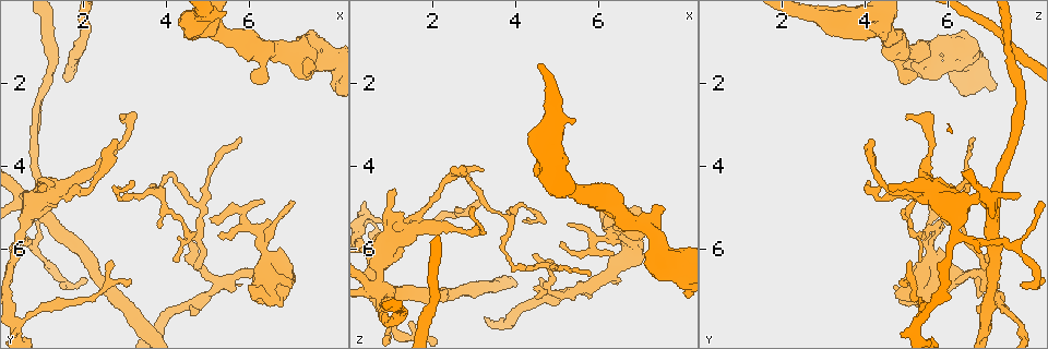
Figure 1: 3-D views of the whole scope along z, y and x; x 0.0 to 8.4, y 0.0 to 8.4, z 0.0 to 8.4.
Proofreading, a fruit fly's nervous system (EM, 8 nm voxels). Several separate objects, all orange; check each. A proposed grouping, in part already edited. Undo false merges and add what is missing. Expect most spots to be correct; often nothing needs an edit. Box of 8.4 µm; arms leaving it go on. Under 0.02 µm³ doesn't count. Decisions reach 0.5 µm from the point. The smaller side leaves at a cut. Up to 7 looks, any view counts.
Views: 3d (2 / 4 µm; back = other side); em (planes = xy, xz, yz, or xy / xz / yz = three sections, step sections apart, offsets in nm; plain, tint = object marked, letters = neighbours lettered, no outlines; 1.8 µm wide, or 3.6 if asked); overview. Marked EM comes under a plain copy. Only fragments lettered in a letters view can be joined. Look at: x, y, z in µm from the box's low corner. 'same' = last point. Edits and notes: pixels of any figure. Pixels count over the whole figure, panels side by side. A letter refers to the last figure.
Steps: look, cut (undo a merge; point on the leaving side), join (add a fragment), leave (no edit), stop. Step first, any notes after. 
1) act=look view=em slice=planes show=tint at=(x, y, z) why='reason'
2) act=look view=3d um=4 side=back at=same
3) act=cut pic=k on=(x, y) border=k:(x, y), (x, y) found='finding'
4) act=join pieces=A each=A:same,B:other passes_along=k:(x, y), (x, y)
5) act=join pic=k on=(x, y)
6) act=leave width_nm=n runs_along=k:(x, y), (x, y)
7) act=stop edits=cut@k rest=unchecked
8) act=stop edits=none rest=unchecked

act=look view=em slice=xy step=16 show=letters at=(6.30, 5.90, 5.60) why='arms part here'

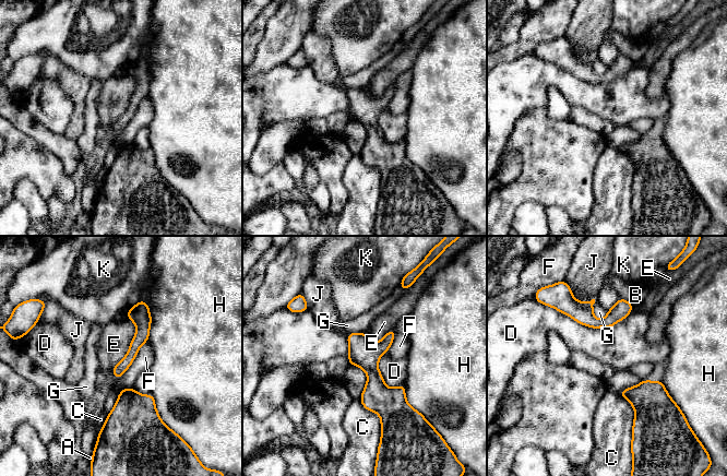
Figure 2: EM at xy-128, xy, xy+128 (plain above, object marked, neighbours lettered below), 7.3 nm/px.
act=leave each=A:other,B:other,C:other,D:other,E:other,F:other,G:other,H:other,J:other,K:other runs_along=2:(353, 335), (388, 419) found='continuous, no second neuron'

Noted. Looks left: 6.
act=look view=3d um=2 side=back at=(0.70, 4.75, 7.00) why='four or more arms meet'

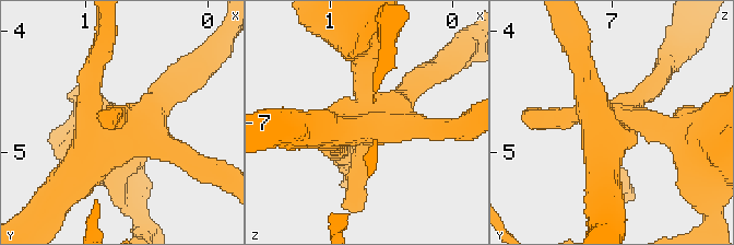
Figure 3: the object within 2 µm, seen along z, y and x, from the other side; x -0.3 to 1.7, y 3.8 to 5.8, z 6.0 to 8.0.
act=look view=em um=3.6 slice=planes show=tint at=(0.70, 4.78, 7.00) why='shape alone is not enough'

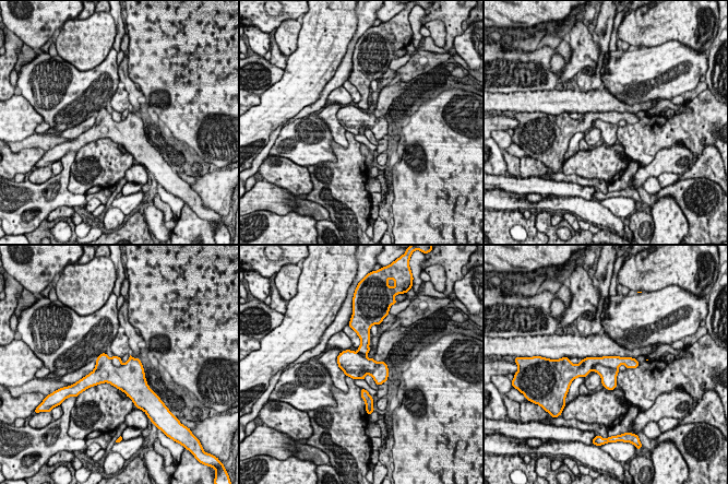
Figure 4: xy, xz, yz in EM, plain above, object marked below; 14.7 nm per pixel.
act=look view=em um=3.6 slice=planes show=letters at=same

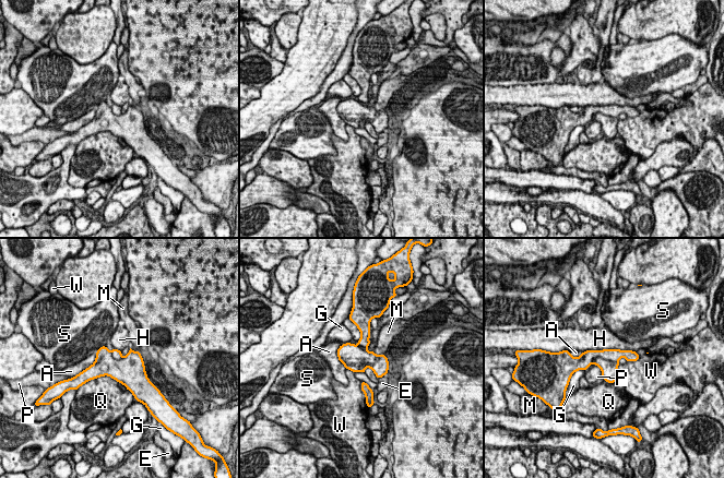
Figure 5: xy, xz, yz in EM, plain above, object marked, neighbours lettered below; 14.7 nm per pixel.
act=leave width_nm=320 longest_contact=H:800nm each=A:other,E:other,G:other,H:other,M:other,P:other,Q:other,S:other,W:other found='one neuron here'

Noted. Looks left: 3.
act=look view=3d um=2 at=(5.15, 0.60, 4.45) why='sudden change in width'

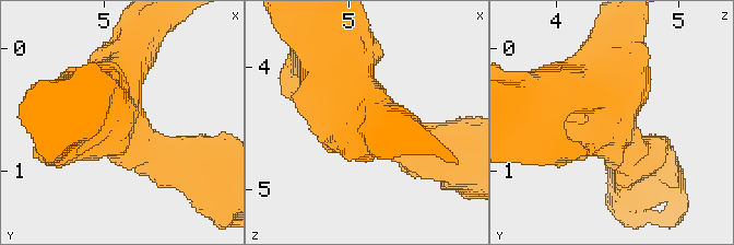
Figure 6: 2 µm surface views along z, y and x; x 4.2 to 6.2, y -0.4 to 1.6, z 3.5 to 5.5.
act=look view=em slice=planes show=tint at=(5.20, 0.66, 4.42)

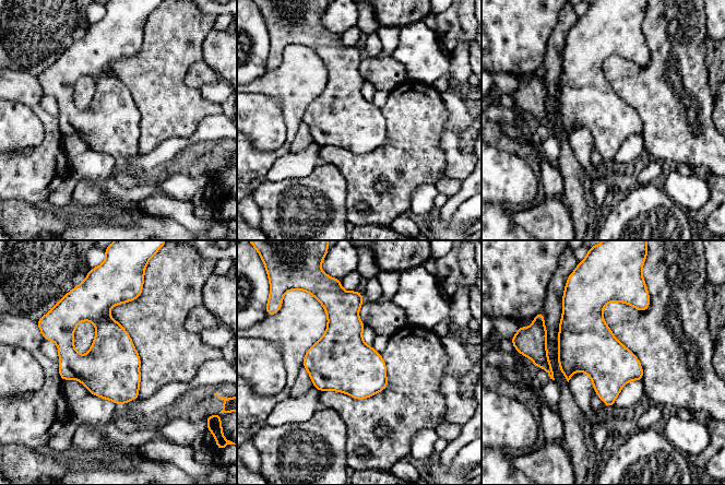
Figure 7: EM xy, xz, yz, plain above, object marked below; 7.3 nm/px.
act=look view=em slice=planes show=letters at=same

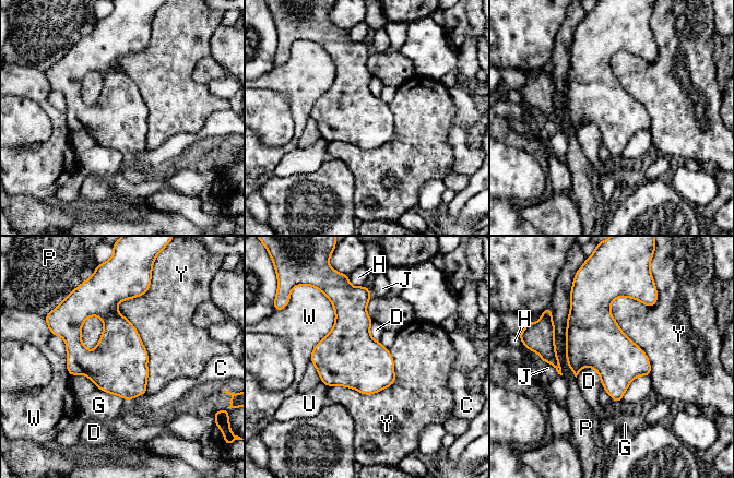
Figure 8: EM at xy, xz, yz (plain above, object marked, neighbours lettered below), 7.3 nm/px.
act=leave width_nm=380 each=C:other,D:other,G:other,H:other,J:other,P:other,U:other,W:other,Y:other border=8:(98, 387), (127, 399) found='all the same neuron'

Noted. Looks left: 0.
act=stop edits=none rest=unchecked

